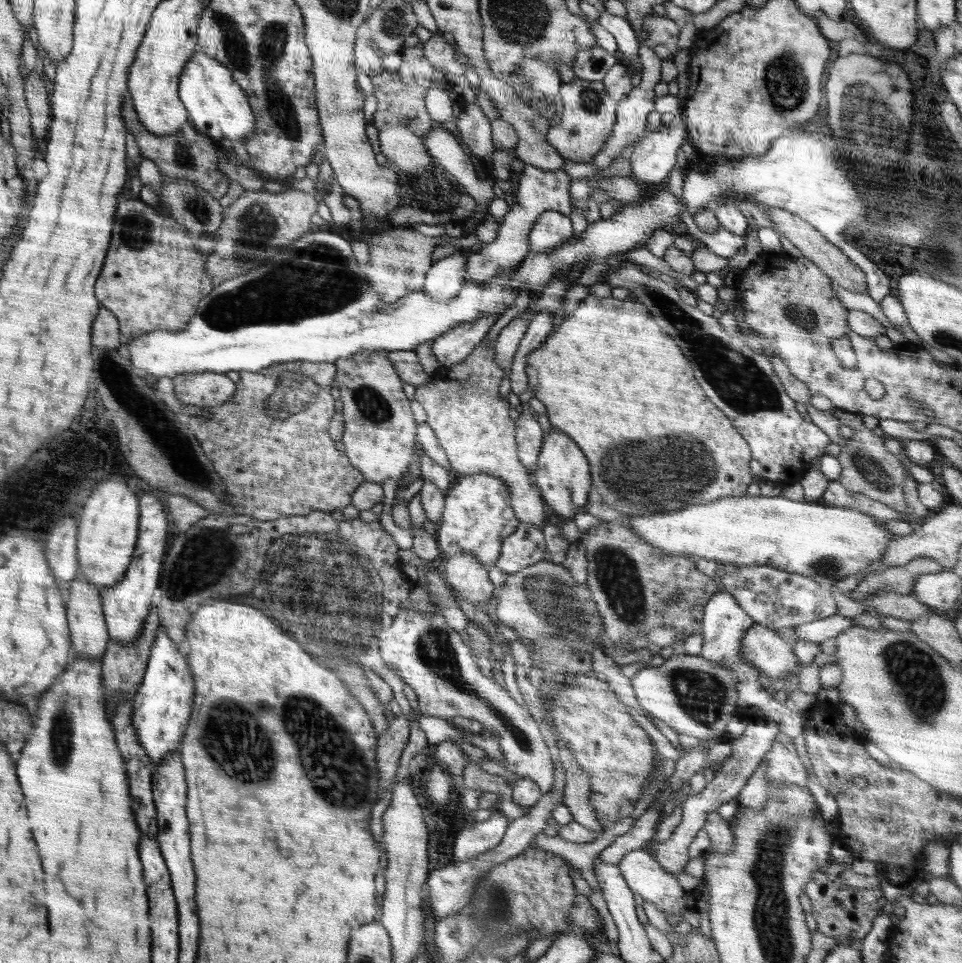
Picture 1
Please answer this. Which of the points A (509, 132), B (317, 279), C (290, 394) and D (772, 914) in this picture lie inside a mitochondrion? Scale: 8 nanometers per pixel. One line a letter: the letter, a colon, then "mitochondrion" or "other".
A: other
B: mitochondrion
C: mitochondrion
D: mitochondrion

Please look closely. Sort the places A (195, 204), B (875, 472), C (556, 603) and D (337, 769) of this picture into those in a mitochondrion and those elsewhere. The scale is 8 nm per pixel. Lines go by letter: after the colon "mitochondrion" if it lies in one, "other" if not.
A: mitochondrion
B: mitochondrion
C: mitochondrion
D: mitochondrion

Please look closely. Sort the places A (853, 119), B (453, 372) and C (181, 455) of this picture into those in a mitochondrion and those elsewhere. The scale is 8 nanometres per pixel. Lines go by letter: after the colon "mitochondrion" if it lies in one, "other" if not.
A: mitochondrion
B: other
C: mitochondrion

